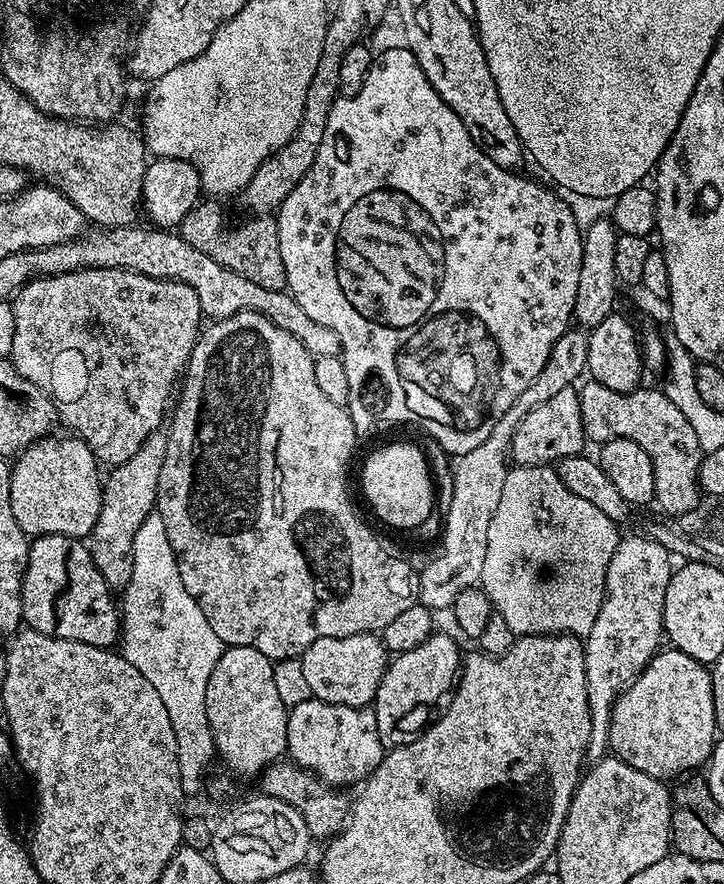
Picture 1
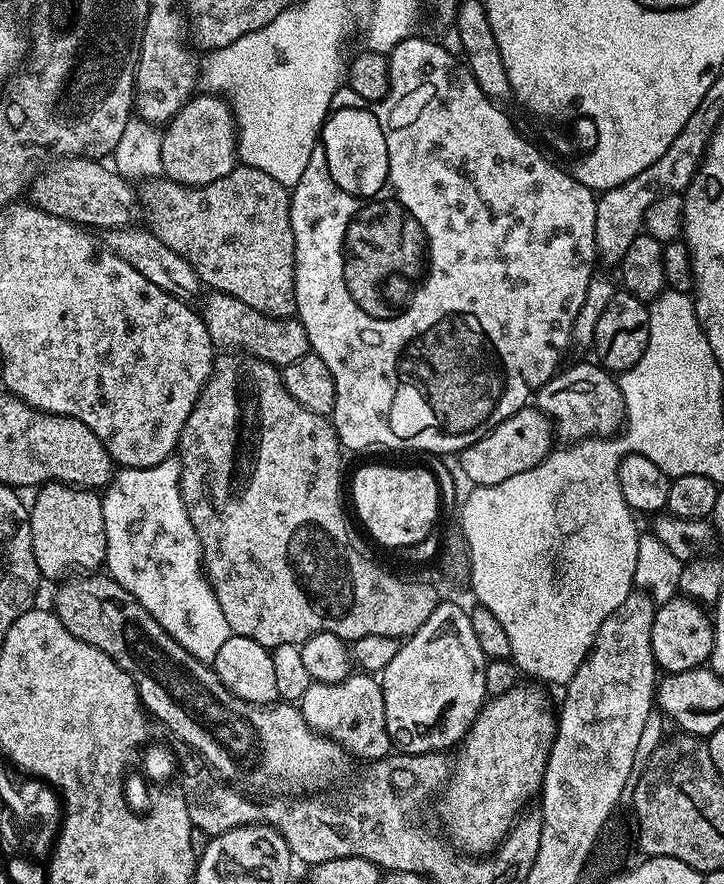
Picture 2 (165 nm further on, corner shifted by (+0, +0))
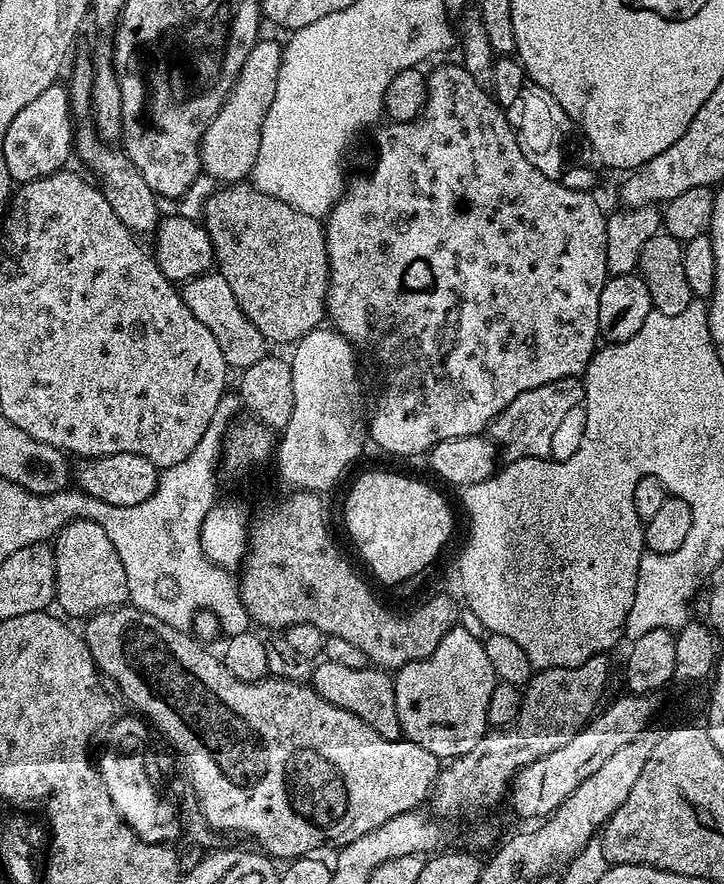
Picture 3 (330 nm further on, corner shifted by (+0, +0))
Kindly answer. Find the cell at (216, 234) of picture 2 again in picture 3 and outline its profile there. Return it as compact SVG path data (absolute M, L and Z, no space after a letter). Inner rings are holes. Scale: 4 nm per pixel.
M248 182L217 187L202 211L215 267L226 278L242 314L258 326L265 340L292 346L321 327L326 316L328 251L324 224L317 217L262 194Z

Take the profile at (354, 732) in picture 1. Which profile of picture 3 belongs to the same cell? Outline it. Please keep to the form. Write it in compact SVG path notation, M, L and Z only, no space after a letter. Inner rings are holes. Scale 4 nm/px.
M324 660L317 663L312 669L311 687L316 689L316 693L326 702L338 706L342 710L350 710L366 726L378 730L382 738L391 740L401 739L400 723L398 722L398 710L394 706L394 686L393 677L387 671L375 666L350 670L347 666L337 666L336 663Z

